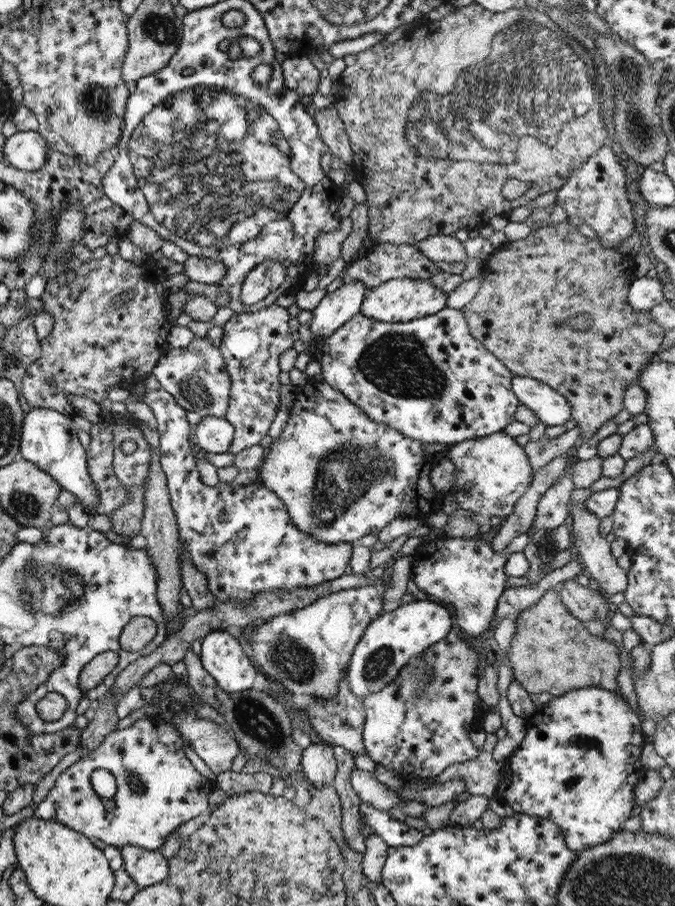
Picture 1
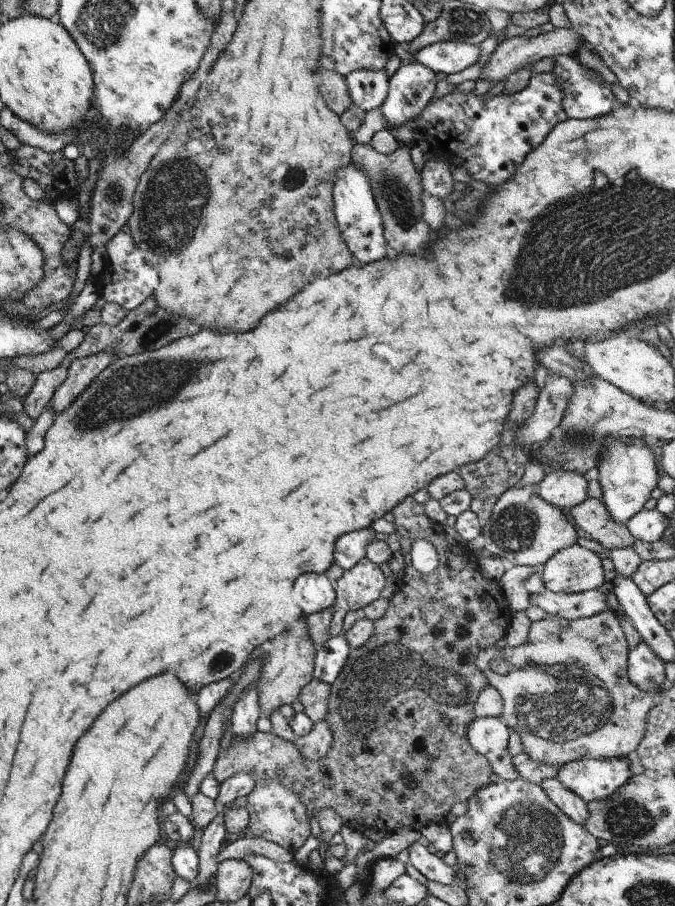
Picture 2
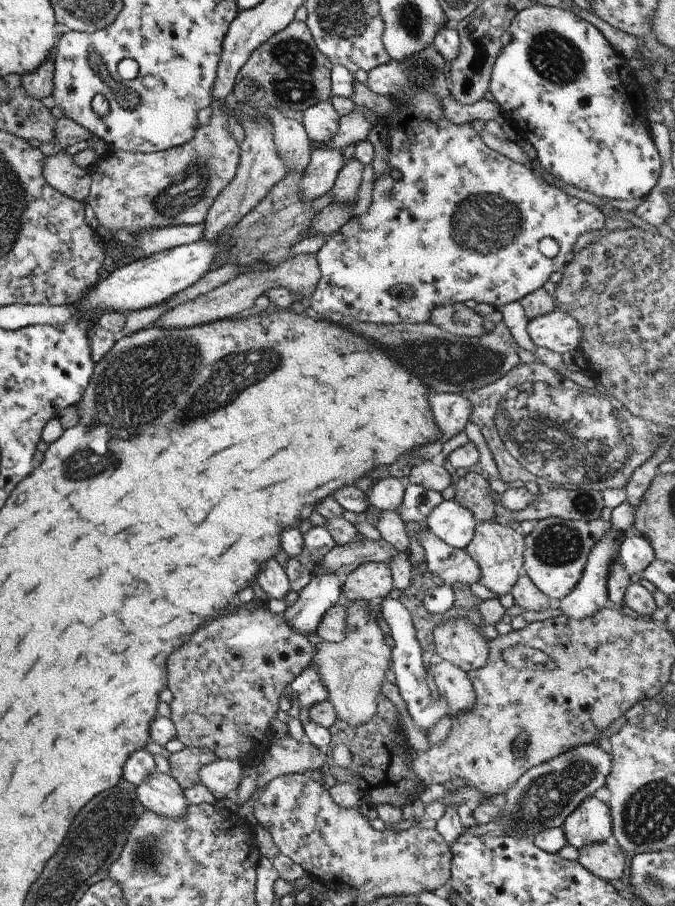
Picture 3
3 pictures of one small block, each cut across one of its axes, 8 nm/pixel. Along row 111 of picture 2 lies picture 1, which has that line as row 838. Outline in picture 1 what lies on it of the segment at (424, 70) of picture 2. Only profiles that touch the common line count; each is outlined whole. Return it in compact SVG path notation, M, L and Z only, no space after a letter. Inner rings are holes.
M365 802L359 806L359 816L364 816L367 825L373 829L373 834L384 840L386 846L415 846L421 840L421 832L418 829L393 820L387 814L373 809Z

